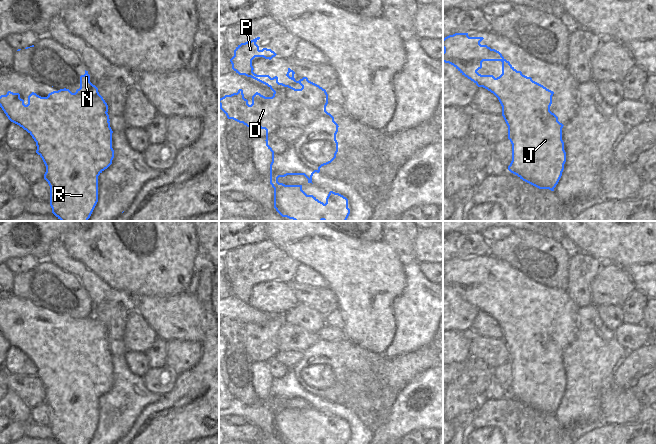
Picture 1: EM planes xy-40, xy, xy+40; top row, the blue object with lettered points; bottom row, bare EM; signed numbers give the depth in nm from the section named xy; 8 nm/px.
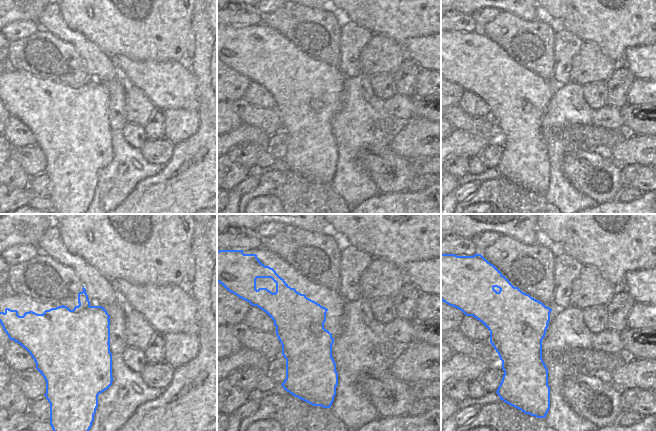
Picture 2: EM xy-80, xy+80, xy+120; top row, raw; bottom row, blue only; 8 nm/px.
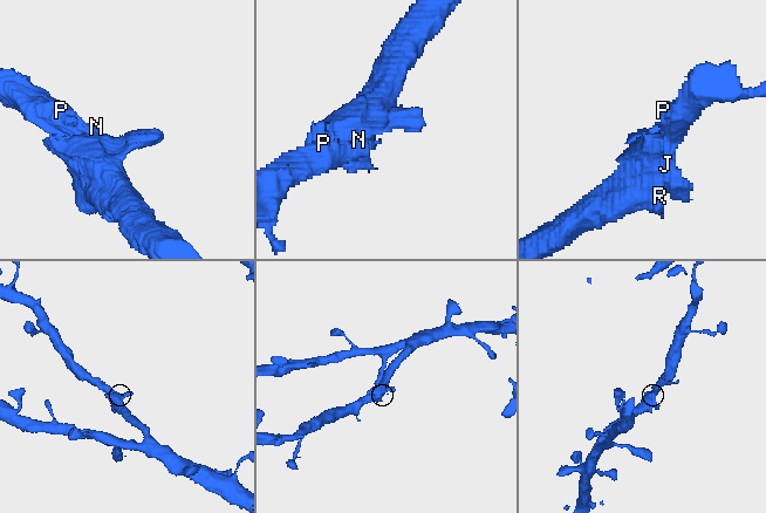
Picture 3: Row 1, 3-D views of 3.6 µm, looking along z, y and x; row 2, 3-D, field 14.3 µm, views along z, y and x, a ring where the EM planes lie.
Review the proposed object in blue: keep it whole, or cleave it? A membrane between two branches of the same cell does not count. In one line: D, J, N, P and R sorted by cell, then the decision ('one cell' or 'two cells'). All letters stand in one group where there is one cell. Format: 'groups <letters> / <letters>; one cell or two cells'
groups D J N P R; one cell

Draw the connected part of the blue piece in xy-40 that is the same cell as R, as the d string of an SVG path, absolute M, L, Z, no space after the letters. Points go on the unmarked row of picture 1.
M88 295L80 300L80 312L75 317L66 312L47 321L32 316L25 329L19 317L8 315L0 320L0 331L36 366L36 377L46 390L44 403L50 410L52 437L61 445L88 445L98 426L98 400L114 382L108 329L90 306Z

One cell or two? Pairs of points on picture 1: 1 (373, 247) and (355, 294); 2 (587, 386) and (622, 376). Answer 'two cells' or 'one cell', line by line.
1: two cells
2: two cells

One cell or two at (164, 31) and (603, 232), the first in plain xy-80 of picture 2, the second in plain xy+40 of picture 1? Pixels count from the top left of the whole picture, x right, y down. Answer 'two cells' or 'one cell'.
one cell

